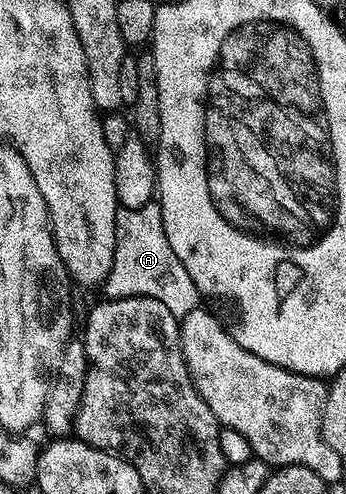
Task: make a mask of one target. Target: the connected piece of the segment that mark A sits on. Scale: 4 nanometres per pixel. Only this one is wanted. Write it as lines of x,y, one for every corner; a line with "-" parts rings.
159,201
147,202
142,208
117,209
114,264
102,284
102,290
108,298
162,300
178,320
201,305
202,299
194,280
190,280
190,272
186,272
174,248
170,248
170,240
166,240

